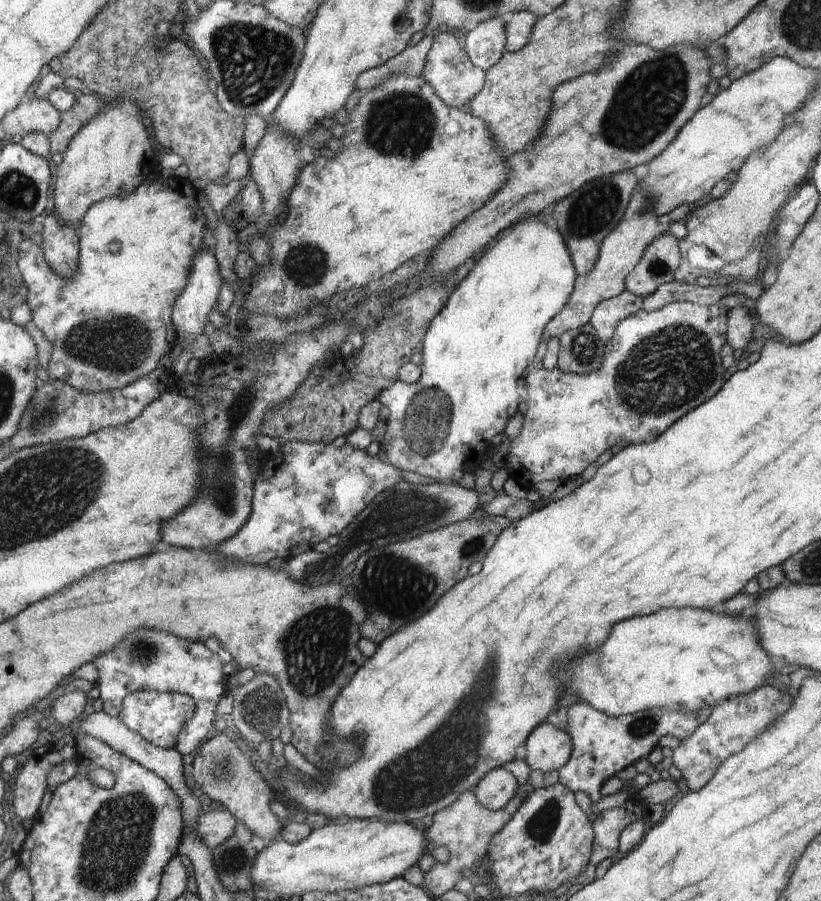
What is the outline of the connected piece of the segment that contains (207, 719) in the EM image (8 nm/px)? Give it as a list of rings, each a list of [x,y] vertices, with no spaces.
[[[138,628],[132,632],[132,636],[124,636],[124,640],[120,640],[112,652],[96,656],[96,686],[103,702],[103,711],[113,717],[120,714],[124,698],[133,692],[149,690],[190,696],[195,704],[194,716],[182,726],[174,742],[174,750],[186,756],[196,752],[198,746],[206,741],[217,718],[216,705],[229,688],[228,677],[222,672],[222,666],[220,657],[201,642]]]

